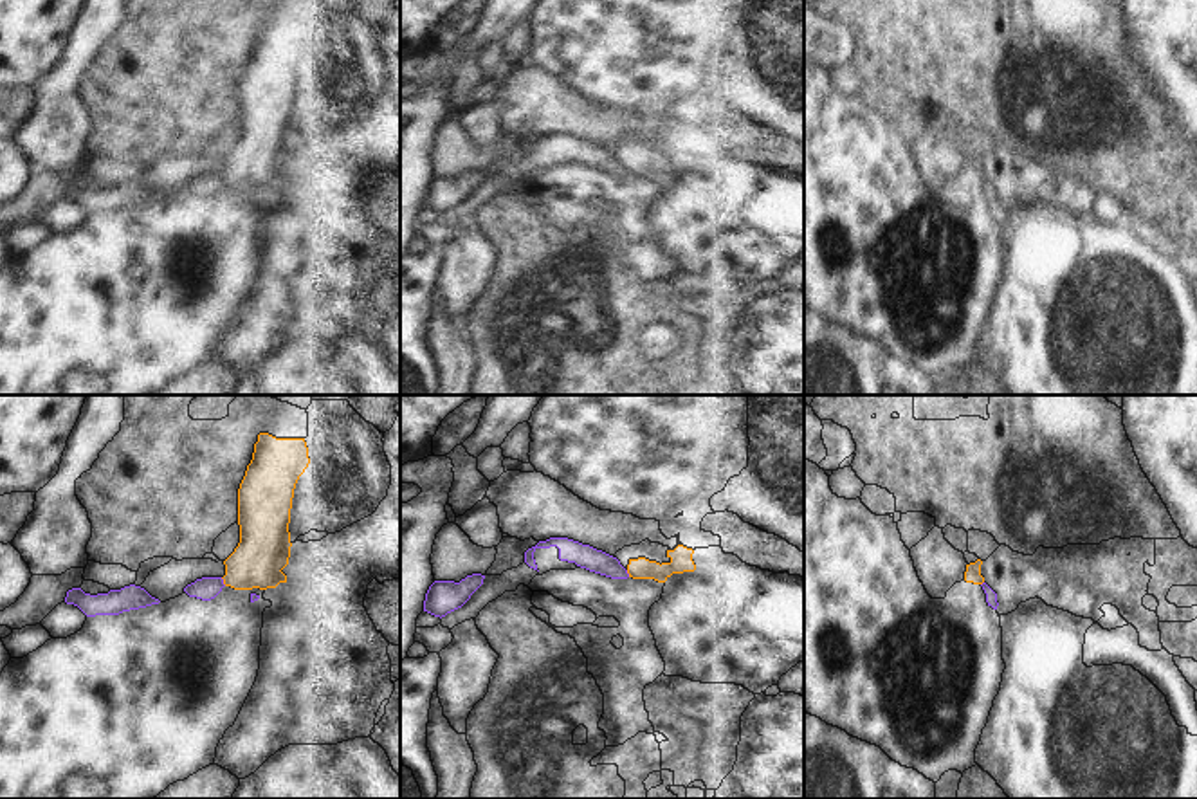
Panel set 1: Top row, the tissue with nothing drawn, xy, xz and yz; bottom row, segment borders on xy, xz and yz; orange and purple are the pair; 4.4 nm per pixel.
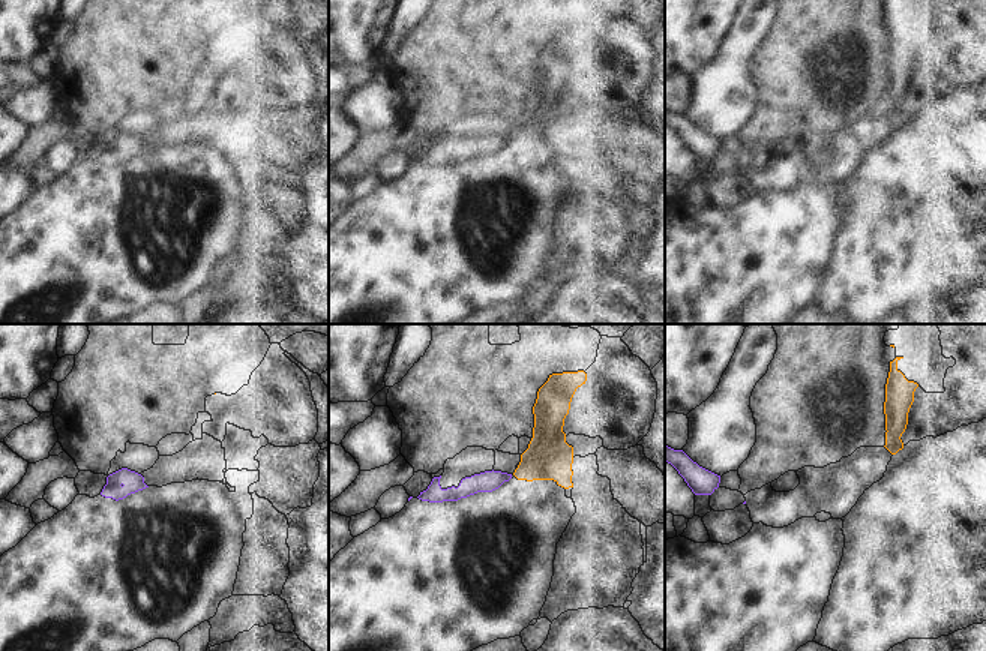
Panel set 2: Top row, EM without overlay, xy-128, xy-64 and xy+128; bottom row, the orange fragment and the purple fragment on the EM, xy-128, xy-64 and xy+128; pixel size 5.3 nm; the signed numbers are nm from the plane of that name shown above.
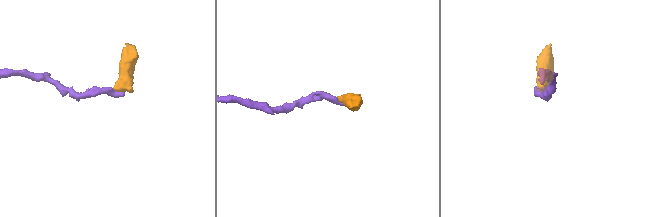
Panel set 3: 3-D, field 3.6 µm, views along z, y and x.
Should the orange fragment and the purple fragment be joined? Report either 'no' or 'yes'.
no

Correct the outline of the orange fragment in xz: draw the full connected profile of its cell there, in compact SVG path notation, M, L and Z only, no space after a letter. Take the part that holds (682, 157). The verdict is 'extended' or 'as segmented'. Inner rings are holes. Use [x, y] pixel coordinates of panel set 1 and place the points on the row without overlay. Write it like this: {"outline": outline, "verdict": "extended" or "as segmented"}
{"outline": "M537 0L528 20L532 23L528 52L537 69L600 106L656 115L667 135L680 133L674 146L649 135L618 146L613 153L629 173L665 179L672 170L696 166L692 157L696 144L721 141L721 133L705 128L701 117L707 110L716 110L710 94L725 87L728 76L748 63L748 0Z", "verdict": "extended"}

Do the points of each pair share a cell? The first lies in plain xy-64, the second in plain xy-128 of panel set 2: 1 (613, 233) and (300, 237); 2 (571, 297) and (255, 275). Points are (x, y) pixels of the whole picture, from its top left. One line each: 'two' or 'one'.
1: two
2: two

